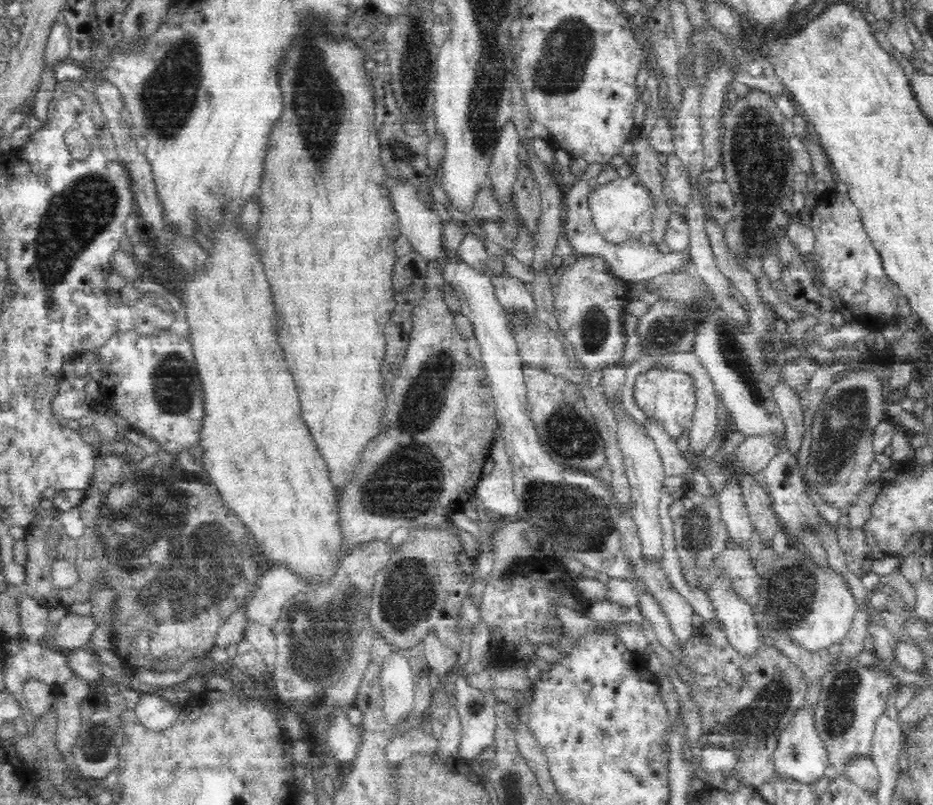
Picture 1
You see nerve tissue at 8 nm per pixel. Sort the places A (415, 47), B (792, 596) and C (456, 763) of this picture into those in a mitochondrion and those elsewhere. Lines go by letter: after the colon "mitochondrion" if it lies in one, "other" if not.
A: mitochondrion
B: mitochondrion
C: other

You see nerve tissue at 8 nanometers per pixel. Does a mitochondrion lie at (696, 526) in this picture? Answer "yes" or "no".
yes

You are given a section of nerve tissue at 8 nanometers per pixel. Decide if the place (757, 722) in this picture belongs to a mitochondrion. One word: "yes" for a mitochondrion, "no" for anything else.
yes

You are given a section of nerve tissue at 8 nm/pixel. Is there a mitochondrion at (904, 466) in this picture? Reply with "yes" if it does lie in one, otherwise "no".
no

